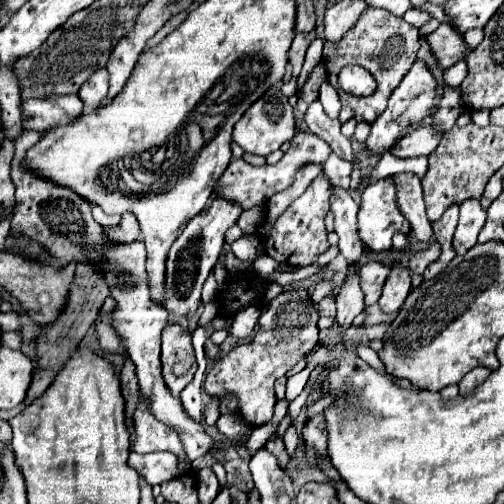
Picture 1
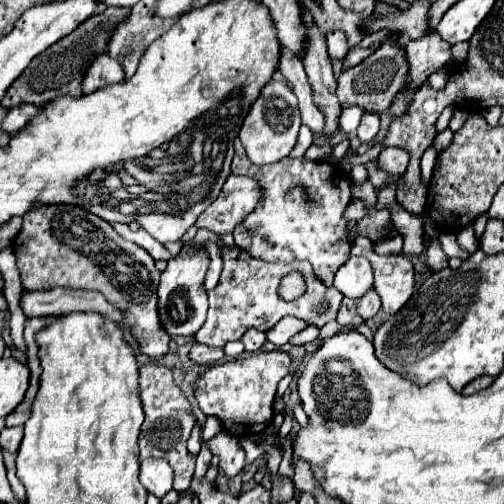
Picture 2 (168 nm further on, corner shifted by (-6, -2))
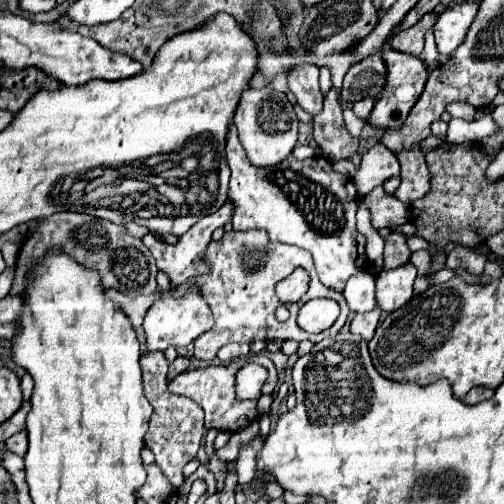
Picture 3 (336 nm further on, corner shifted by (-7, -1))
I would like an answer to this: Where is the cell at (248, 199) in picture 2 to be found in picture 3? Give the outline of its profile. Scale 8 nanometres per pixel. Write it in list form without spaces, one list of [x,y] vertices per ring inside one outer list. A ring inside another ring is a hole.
[[[227,199],[227,201],[225,201],[225,203],[223,203],[213,215],[205,215],[205,217],[201,217],[201,219],[199,219],[199,221],[197,221],[197,223],[195,223],[185,235],[181,235],[177,245],[161,243],[161,241],[159,241],[155,235],[151,235],[151,233],[147,233],[147,235],[143,237],[143,245],[145,245],[145,247],[151,251],[151,255],[155,257],[157,267],[169,275],[171,283],[181,285],[181,283],[187,281],[189,277],[205,275],[205,273],[209,271],[205,251],[207,251],[207,245],[211,243],[211,235],[213,235],[215,229],[219,229],[219,227],[223,227],[225,223],[229,223],[231,217],[233,217],[233,213],[235,213],[235,203],[233,203],[231,199]]]

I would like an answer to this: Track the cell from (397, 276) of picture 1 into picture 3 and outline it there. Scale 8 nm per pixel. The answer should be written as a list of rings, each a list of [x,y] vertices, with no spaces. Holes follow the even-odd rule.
[[[405,263],[401,267],[381,271],[375,279],[377,283],[377,305],[391,313],[399,307],[403,307],[413,297],[413,281],[417,277],[417,269],[411,263]]]

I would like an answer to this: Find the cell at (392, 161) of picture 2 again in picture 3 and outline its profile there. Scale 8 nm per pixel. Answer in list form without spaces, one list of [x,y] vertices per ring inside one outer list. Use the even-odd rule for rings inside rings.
[[[377,143],[375,147],[371,147],[363,159],[361,159],[361,167],[357,169],[357,175],[353,177],[359,195],[367,195],[371,193],[377,185],[383,185],[385,179],[399,175],[399,161],[397,157],[383,147],[381,143]]]

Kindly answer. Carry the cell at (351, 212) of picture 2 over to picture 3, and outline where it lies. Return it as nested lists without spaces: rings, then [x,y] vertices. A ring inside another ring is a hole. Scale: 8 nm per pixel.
[[[375,187],[369,195],[361,197],[361,203],[369,209],[371,213],[371,225],[375,231],[379,229],[391,229],[395,225],[403,225],[409,221],[409,207],[399,205],[393,195],[387,195],[383,187]]]

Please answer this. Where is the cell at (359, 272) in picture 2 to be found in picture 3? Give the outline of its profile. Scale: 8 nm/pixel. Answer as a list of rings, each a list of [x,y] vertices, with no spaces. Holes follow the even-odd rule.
[[[361,269],[359,273],[347,279],[343,295],[351,311],[355,313],[371,311],[375,307],[375,277],[367,269]]]

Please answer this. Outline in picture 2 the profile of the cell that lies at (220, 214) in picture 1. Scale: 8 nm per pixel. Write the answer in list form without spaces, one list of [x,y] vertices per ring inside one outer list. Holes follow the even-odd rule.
[[[192,244],[184,246],[178,254],[178,258],[172,258],[168,262],[166,272],[160,276],[158,286],[158,314],[164,330],[170,334],[170,338],[194,336],[206,322],[208,312],[208,296],[204,288],[204,274],[208,266],[208,256],[202,248],[196,248]]]

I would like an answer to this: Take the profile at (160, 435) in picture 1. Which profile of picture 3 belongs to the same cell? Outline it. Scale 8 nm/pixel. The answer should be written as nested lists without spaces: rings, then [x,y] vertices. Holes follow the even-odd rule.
[[[151,351],[141,355],[141,369],[143,369],[143,387],[145,397],[153,405],[153,417],[149,421],[149,431],[145,435],[145,447],[153,451],[157,465],[167,475],[167,479],[173,483],[175,489],[179,489],[185,481],[183,467],[197,455],[197,449],[207,433],[203,425],[203,409],[183,395],[173,395],[167,391],[167,369],[169,361],[165,359],[163,351]]]

